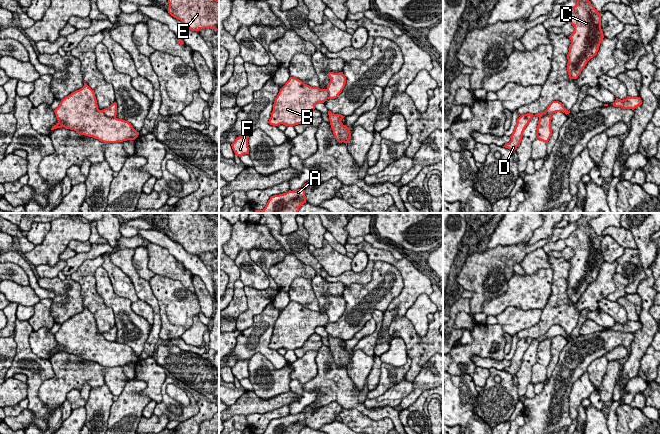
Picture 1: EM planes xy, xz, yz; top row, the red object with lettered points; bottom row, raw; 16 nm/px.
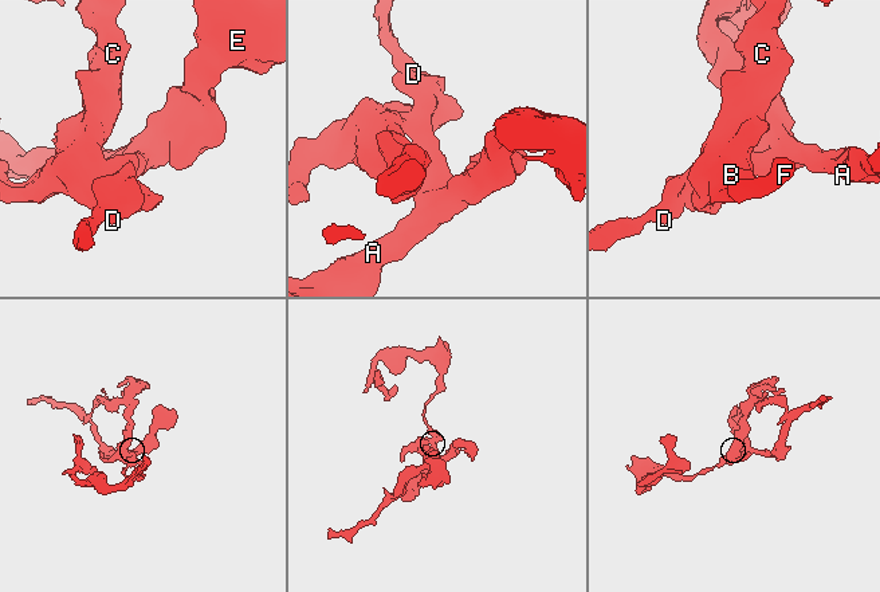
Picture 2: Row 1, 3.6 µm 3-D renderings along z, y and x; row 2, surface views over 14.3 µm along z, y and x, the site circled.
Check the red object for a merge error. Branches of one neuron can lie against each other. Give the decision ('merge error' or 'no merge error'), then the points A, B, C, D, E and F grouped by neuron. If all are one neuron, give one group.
merge error; groups A D E / B C F

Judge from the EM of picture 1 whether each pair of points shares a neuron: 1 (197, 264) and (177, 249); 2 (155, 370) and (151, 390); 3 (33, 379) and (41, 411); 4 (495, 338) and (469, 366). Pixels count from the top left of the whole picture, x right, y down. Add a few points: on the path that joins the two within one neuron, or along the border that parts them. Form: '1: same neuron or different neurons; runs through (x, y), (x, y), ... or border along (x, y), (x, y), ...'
1: same neuron; runs through (192, 262), (182, 254)
2: same neuron; runs through (153, 375), (153, 385)
3: same neuron; runs through (33, 387), (33, 400), (35, 403)
4: same neuron; runs through (486, 343), (476, 348), (468, 357)

